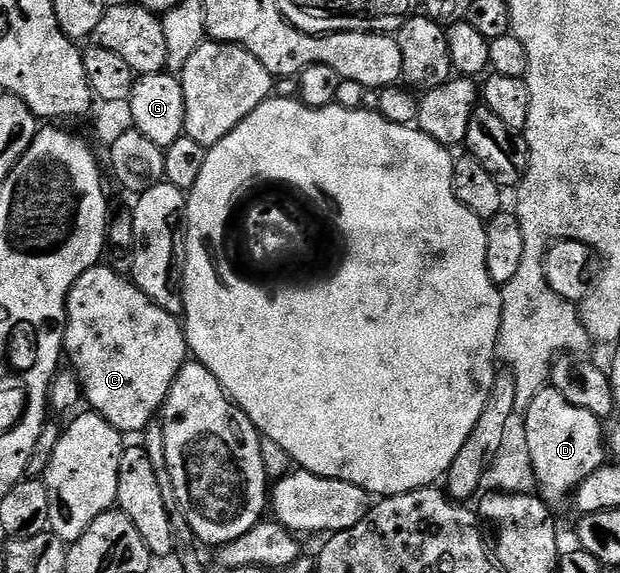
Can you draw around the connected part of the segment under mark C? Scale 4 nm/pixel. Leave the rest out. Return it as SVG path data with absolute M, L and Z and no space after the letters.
M107 264L92 266L87 272L83 272L83 276L79 276L79 280L75 280L75 284L69 293L69 299L65 301L65 311L67 312L67 320L65 321L64 353L67 355L67 362L73 365L70 366L72 373L77 375L77 381L81 384L84 401L86 403L89 401L88 409L94 414L103 416L107 420L107 424L111 424L116 430L121 431L122 435L140 435L147 429L150 422L154 421L162 413L167 396L171 392L171 384L175 384L175 376L179 376L179 372L184 368L187 359L190 357L182 319L178 315L159 308L159 304L152 302L133 281L120 275L119 272L113 271Z

